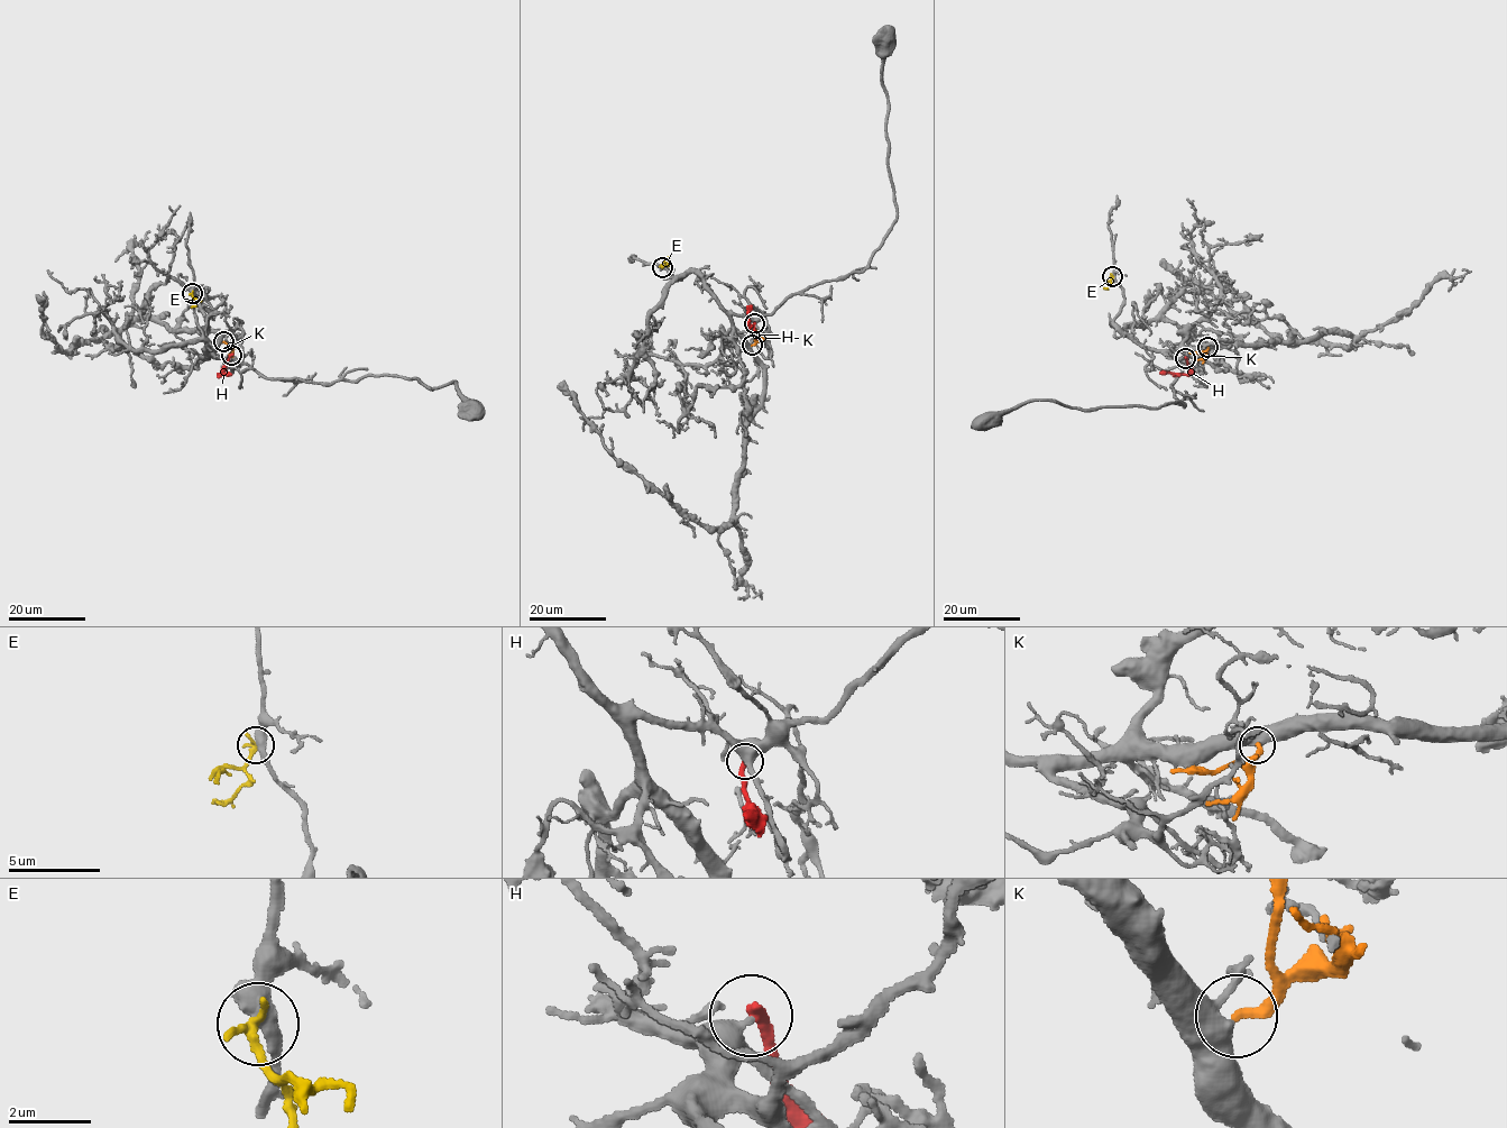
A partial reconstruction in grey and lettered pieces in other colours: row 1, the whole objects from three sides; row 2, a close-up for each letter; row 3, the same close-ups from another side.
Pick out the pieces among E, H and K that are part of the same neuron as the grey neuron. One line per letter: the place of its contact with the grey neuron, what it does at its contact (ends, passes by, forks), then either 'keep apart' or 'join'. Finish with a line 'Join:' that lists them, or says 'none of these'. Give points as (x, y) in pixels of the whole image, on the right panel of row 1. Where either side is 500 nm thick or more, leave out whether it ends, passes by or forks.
E: meets grey at (1112, 276); it ends there; keep apart
H: meets grey at (1185, 358); it ends there; keep apart
K: meets grey at (1207, 347); it ends there; join
Join: K

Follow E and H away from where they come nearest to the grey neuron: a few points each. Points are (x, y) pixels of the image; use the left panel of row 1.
E: (192, 293), (195, 301), (191, 308)
H: (232, 355), (218, 374), (231, 374)

